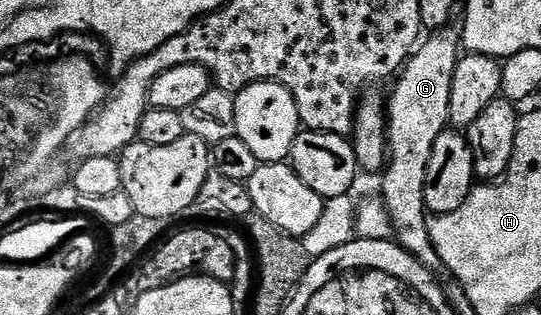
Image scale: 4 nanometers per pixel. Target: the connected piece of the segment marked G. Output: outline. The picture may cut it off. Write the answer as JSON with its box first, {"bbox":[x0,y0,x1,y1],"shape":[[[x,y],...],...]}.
{"bbox":[382,25,463,269],"shape":[[[450,25],[432,32],[433,35],[424,40],[413,52],[408,63],[405,64],[396,80],[397,88],[387,103],[387,142],[389,153],[387,166],[383,171],[382,189],[385,207],[390,213],[393,222],[396,242],[411,254],[417,256],[417,260],[423,266],[430,269],[437,269],[442,266],[441,258],[431,241],[429,232],[430,220],[427,218],[425,209],[425,182],[427,181],[427,165],[431,161],[431,149],[435,149],[435,141],[450,126],[449,106],[451,105],[451,87],[455,81],[455,69],[457,60],[463,51],[463,35],[456,26]]]}

